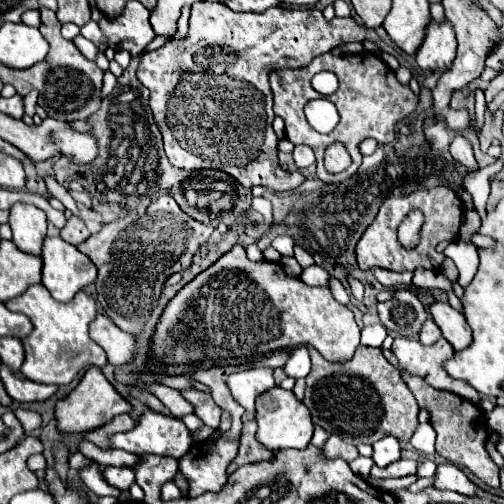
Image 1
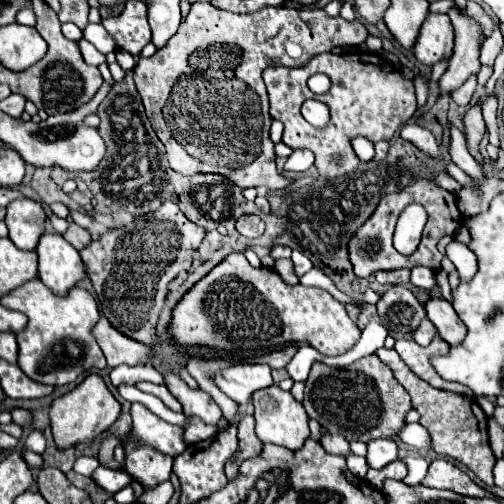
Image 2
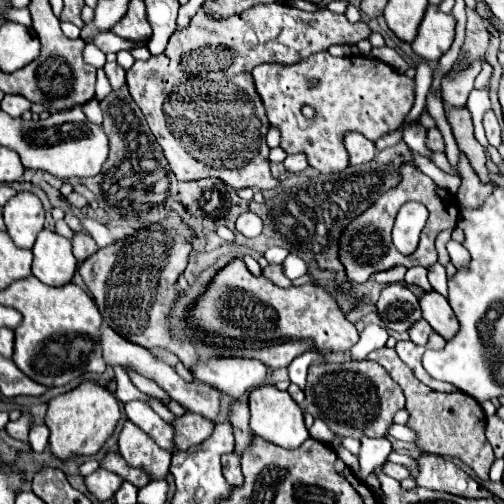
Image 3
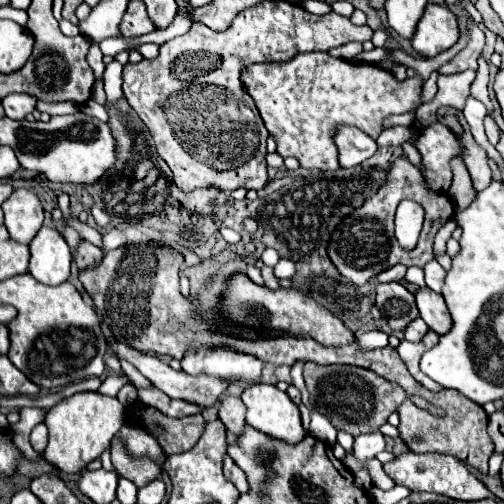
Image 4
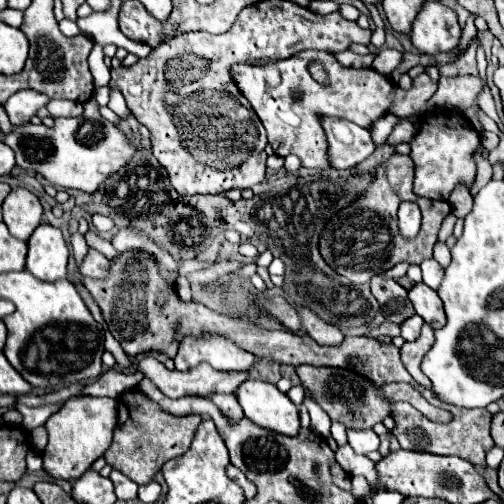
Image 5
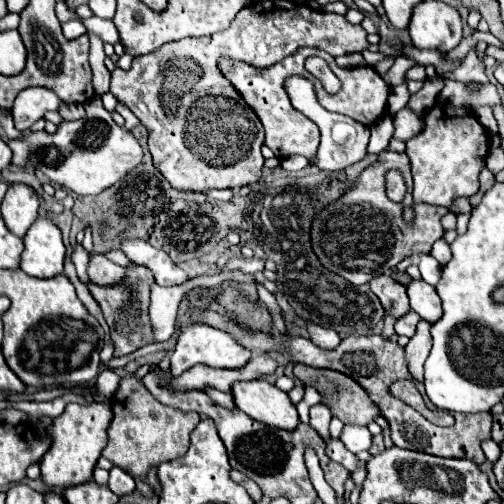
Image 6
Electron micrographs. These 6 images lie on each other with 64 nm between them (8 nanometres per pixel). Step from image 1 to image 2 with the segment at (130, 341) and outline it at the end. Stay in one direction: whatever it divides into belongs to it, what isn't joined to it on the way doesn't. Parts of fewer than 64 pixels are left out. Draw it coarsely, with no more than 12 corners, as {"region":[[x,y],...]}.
{"region":[[104,316],[94,336],[110,368],[148,364],[148,346],[122,336]]}

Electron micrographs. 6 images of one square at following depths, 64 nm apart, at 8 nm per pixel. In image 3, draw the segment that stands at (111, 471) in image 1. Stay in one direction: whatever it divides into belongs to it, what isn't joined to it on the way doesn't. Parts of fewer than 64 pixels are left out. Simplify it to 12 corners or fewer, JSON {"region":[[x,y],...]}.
{"region":[[98,468],[84,478],[86,490],[100,502],[112,500],[124,480]]}

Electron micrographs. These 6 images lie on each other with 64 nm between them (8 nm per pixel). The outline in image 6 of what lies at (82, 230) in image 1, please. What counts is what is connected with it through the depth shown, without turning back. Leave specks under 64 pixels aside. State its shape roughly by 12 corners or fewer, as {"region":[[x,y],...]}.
{"region":[[92,256],[88,276],[94,284],[116,286],[126,270],[106,256]]}

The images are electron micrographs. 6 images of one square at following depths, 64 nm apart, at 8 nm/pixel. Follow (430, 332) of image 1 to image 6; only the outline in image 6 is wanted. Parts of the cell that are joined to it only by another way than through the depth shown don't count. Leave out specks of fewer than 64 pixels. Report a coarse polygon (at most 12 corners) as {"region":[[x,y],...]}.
{"region":[[414,310],[396,320],[398,334],[412,338],[420,320]]}

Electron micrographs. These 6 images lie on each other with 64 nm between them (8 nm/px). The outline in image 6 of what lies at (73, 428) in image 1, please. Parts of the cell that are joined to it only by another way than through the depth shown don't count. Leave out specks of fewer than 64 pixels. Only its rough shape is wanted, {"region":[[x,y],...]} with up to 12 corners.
{"region":[[66,404],[48,428],[44,484],[92,478],[108,404]]}

